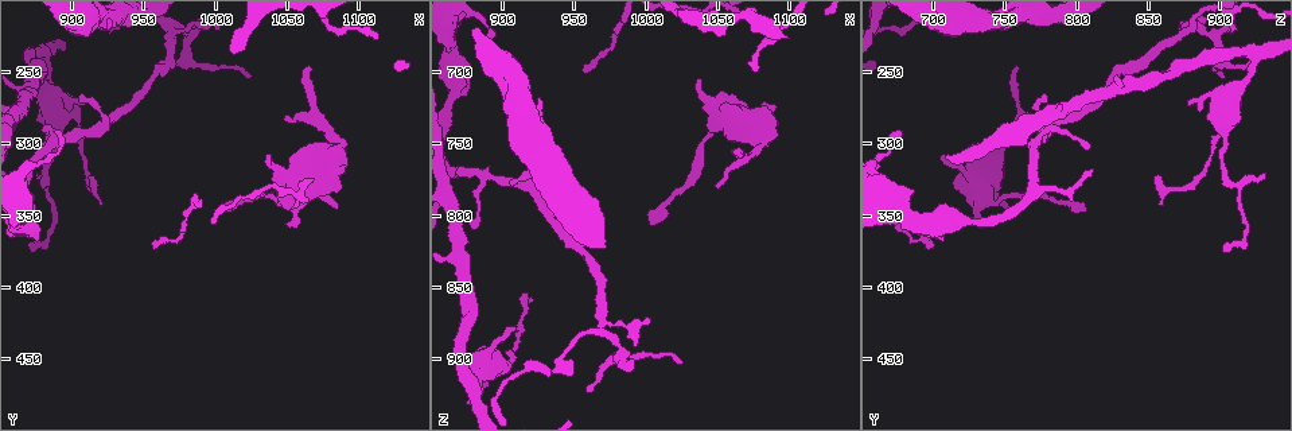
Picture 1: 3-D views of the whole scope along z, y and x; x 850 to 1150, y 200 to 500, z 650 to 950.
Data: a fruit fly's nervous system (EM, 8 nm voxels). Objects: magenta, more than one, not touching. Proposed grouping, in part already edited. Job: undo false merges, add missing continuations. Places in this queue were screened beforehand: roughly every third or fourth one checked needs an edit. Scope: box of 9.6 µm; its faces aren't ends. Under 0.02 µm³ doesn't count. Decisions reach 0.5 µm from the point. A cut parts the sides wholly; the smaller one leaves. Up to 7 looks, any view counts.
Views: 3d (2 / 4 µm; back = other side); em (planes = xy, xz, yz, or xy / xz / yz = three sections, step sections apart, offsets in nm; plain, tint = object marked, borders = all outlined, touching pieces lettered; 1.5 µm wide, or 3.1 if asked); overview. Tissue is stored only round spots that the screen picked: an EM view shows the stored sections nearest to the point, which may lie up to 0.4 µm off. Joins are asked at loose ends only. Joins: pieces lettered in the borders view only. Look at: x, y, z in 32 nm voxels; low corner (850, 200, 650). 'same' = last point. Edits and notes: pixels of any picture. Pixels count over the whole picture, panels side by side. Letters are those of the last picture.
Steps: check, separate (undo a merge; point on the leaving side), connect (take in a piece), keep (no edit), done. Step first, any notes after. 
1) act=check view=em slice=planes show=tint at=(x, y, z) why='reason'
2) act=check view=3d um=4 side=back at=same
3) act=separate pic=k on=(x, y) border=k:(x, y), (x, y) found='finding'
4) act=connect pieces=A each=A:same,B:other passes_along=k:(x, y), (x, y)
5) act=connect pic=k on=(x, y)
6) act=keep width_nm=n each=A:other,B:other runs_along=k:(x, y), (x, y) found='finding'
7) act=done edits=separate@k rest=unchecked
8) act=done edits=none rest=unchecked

act=check view=em slice=yz step=8 show=tint at=(908, 274, 880)

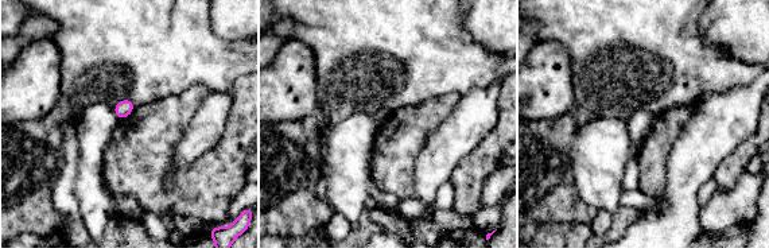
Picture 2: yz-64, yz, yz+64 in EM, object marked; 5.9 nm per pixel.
act=check view=em slice=planes show=tint at=same why='another direction'

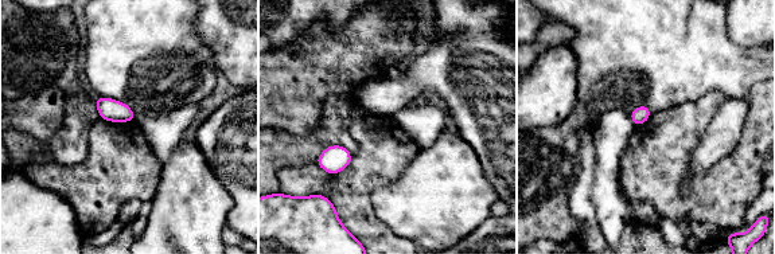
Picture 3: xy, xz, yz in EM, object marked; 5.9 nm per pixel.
act=check view=em slice=planes show=borders at=same

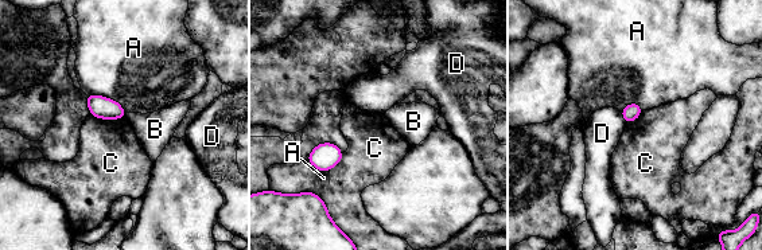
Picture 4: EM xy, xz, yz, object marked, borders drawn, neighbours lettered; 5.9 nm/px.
act=keep longest_contact=A:280nm each=A:other,B:other,C:other,D:other border=4:(343, 152), (326, 171), (306, 160) found='no lettered piece goes on from it'

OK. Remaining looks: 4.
act=check view=3d um=4 at=(872, 376, 904) why='thin end'

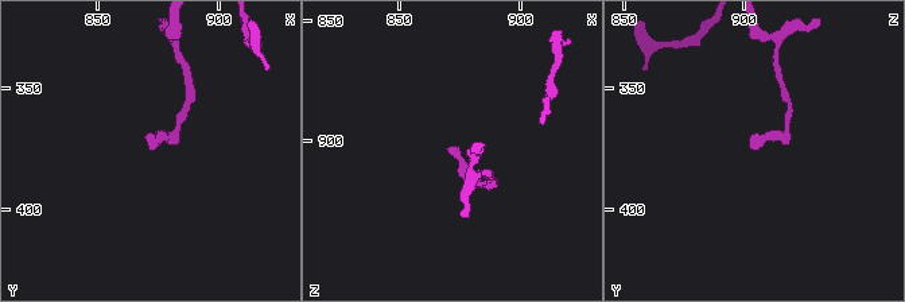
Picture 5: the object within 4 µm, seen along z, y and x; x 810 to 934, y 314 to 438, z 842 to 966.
act=check view=em slice=xy step=8 show=plain at=(873, 376, 905) why='shape alone is not enough'

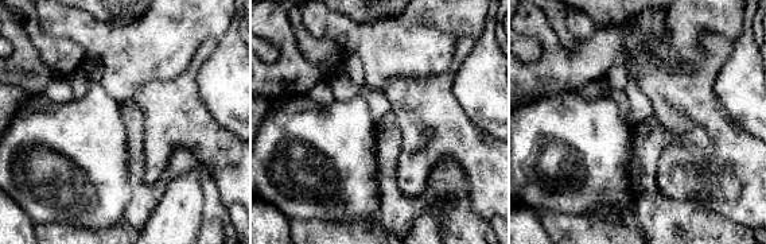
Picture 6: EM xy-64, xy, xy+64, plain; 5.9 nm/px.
act=check view=em slice=xy step=8 show=borders at=same

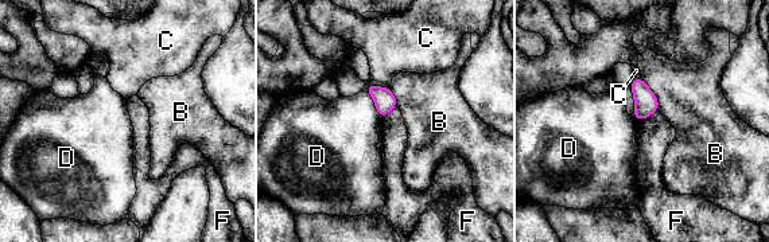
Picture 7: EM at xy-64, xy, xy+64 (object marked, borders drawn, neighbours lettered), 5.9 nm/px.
act=keep width_nm=130 longest_contact=B:220nm each=B:other,C:other,D:other,F:other found='none of them fits'

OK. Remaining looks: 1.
act=check view=em slice=planes show=borders at=(876, 322, 932) why='free end'

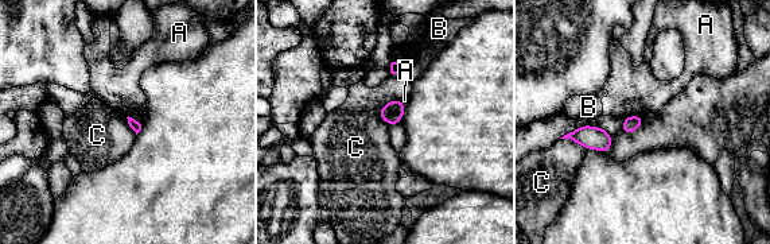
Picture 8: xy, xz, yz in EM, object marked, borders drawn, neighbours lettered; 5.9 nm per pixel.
act=keep each=A:other,B:other,C:other border=8:(560, 138), (568, 138), (588, 148) found='no lettered piece goes on from it'

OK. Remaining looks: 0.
act=done edits=none rest=unchecked

